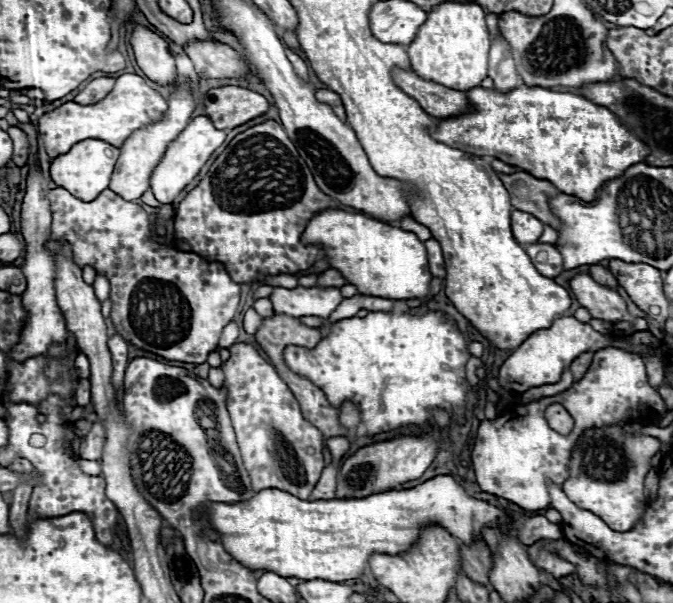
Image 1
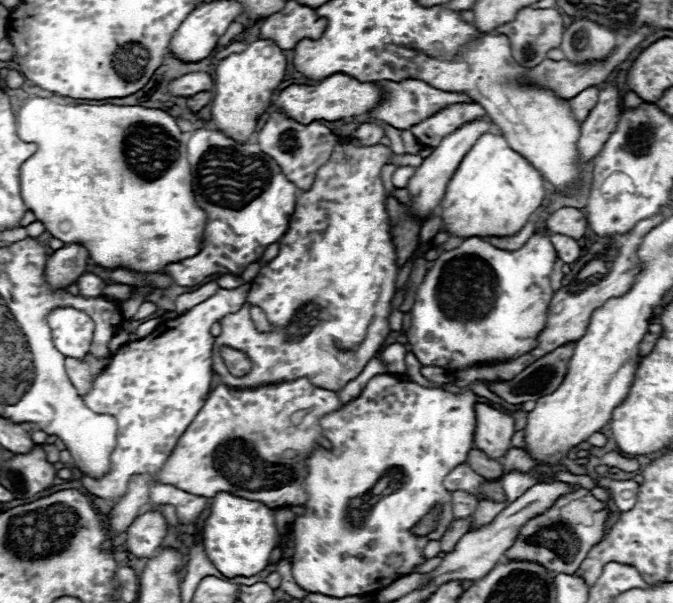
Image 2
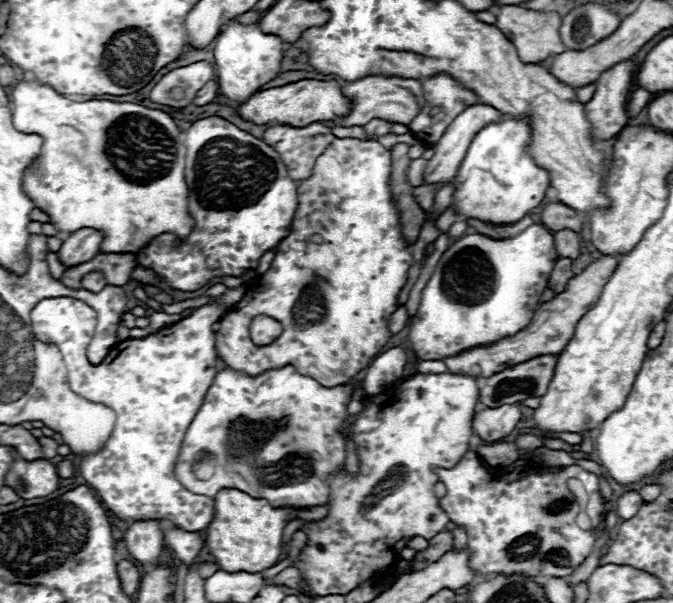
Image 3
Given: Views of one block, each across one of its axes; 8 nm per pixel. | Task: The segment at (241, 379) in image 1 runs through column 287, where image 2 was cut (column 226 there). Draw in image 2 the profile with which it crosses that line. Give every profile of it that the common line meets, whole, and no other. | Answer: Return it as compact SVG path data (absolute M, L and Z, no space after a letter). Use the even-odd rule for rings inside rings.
M308 378L240 390L218 384L208 394L208 400L194 422L180 436L176 448L172 450L164 468L158 472L156 480L206 498L212 498L216 492L230 492L248 500L260 500L268 508L278 508L286 504L302 506L308 500L308 494L304 492L304 480L308 474L306 460L318 446L326 448L330 442L320 432L320 416L336 412L336 408L342 406L344 402L340 400L338 392L318 388L310 384Z

